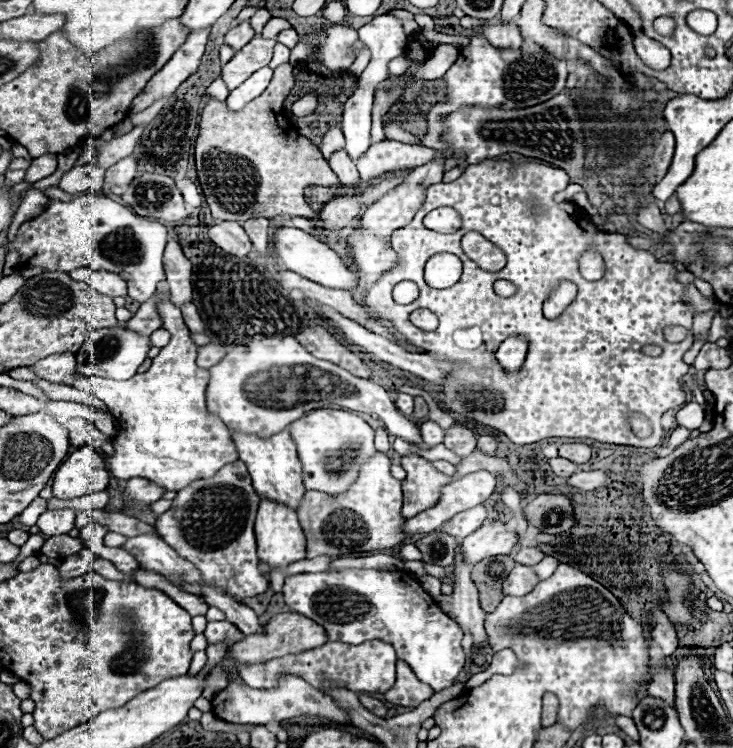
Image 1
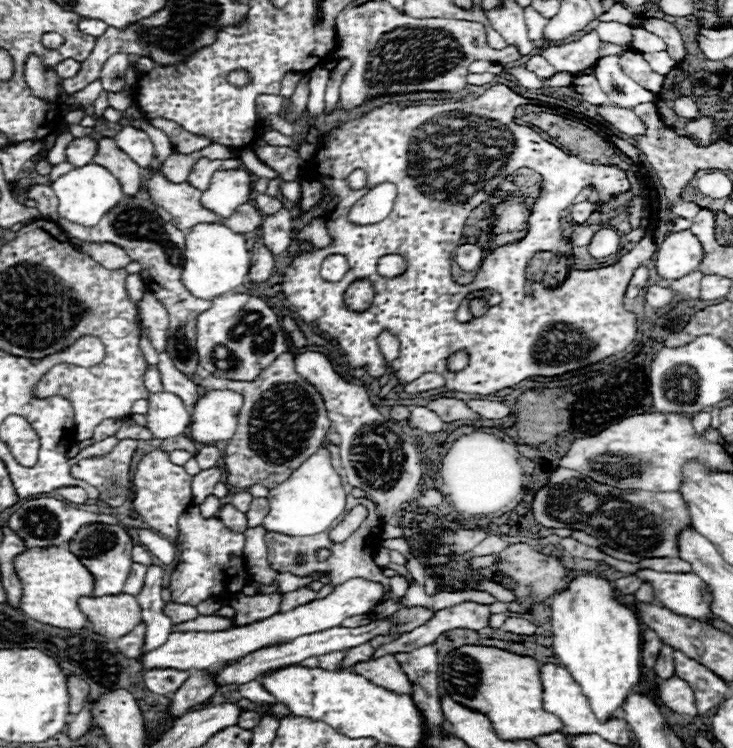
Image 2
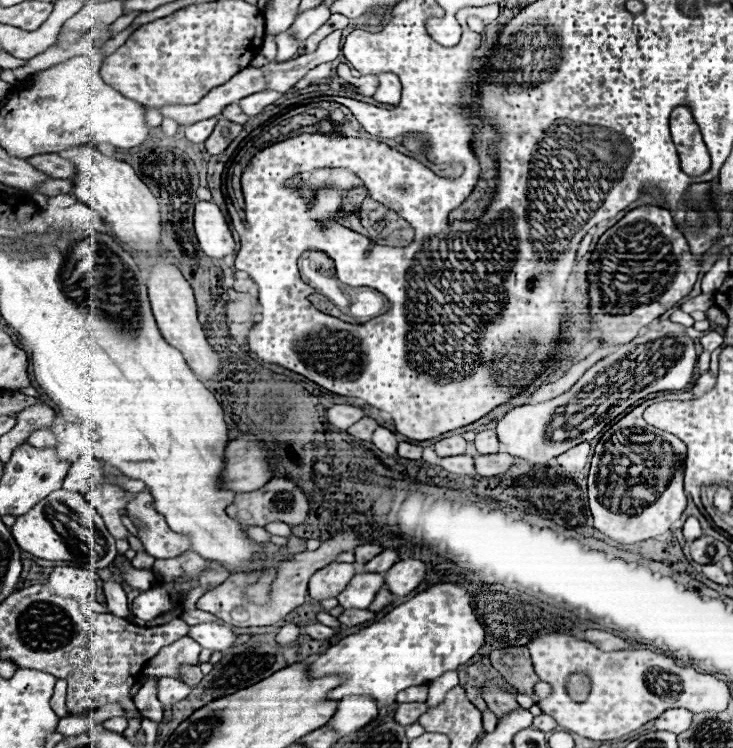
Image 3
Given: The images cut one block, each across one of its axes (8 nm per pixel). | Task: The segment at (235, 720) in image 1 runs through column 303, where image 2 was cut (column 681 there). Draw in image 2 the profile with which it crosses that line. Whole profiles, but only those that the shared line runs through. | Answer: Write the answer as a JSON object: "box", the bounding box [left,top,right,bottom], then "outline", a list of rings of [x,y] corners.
{"box":[660,676,698,716],"outline":[[[670,676],[668,680],[660,682],[660,700],[672,712],[686,714],[686,716],[698,716],[694,692],[688,686],[688,682],[684,682],[678,676]]]}

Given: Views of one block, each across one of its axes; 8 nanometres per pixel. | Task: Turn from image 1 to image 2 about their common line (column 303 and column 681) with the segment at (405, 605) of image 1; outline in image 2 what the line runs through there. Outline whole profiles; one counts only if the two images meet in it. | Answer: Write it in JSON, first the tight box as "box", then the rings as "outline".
{"box":[634,570,712,620],"outline":[[[638,570],[634,572],[644,582],[650,582],[654,588],[656,602],[674,614],[706,620],[712,616],[710,610],[710,592],[700,580],[700,576],[686,574],[670,574],[670,572],[654,572],[654,570]]]}

